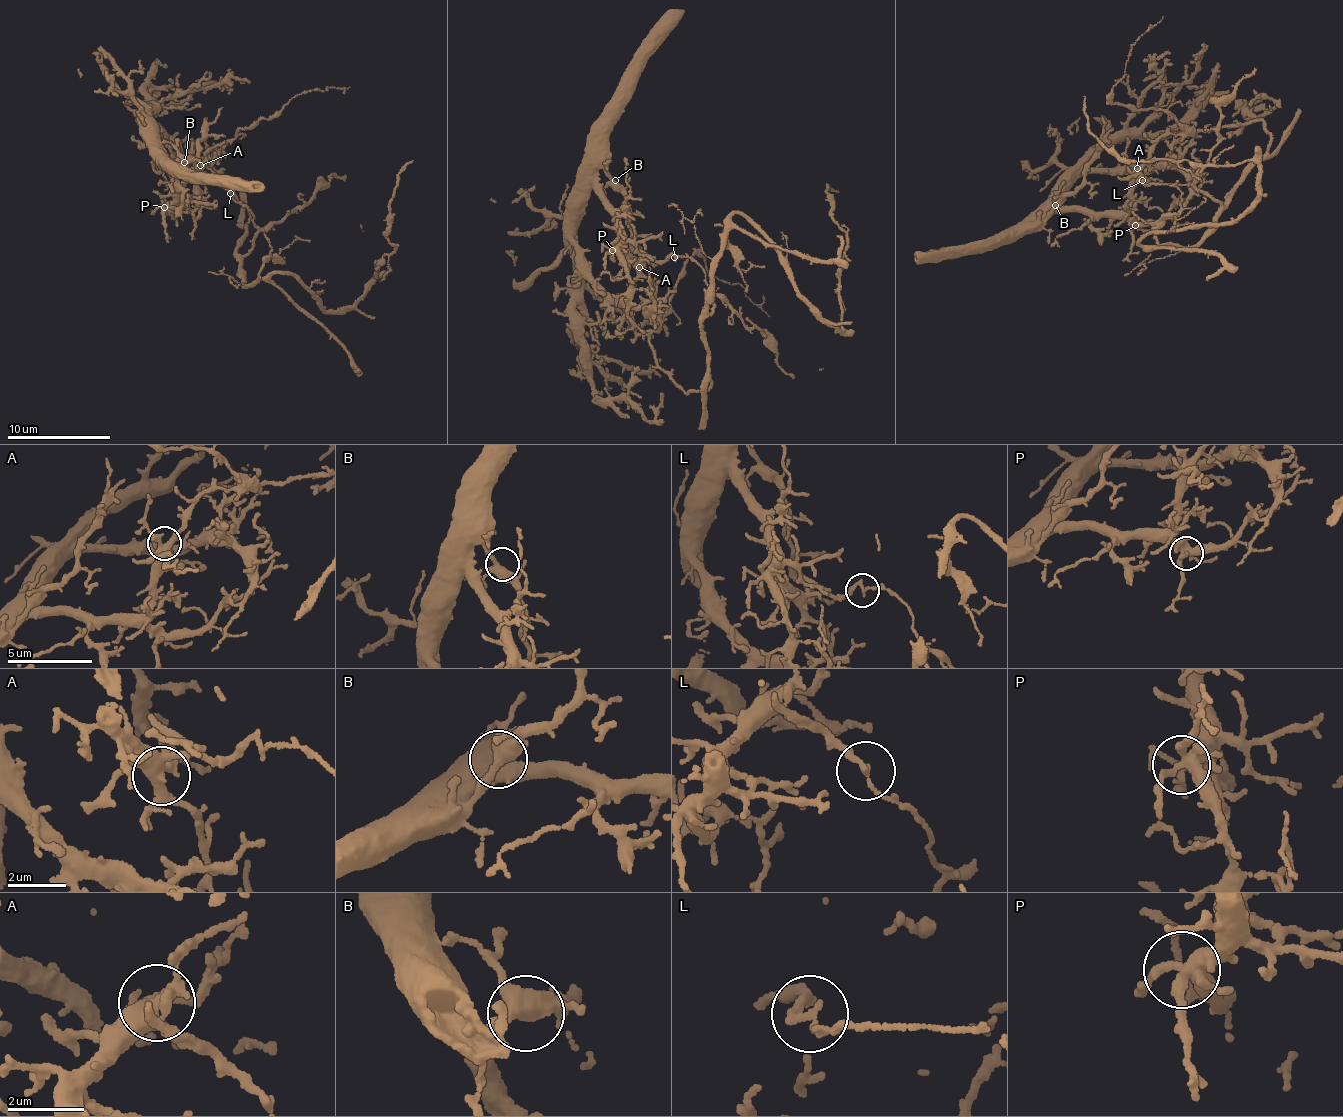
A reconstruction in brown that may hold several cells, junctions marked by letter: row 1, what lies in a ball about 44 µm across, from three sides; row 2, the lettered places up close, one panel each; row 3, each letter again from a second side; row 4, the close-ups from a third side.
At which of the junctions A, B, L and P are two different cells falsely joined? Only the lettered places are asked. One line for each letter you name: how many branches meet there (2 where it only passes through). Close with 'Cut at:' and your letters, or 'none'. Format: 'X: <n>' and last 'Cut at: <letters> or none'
L: 2
Cut at: L

